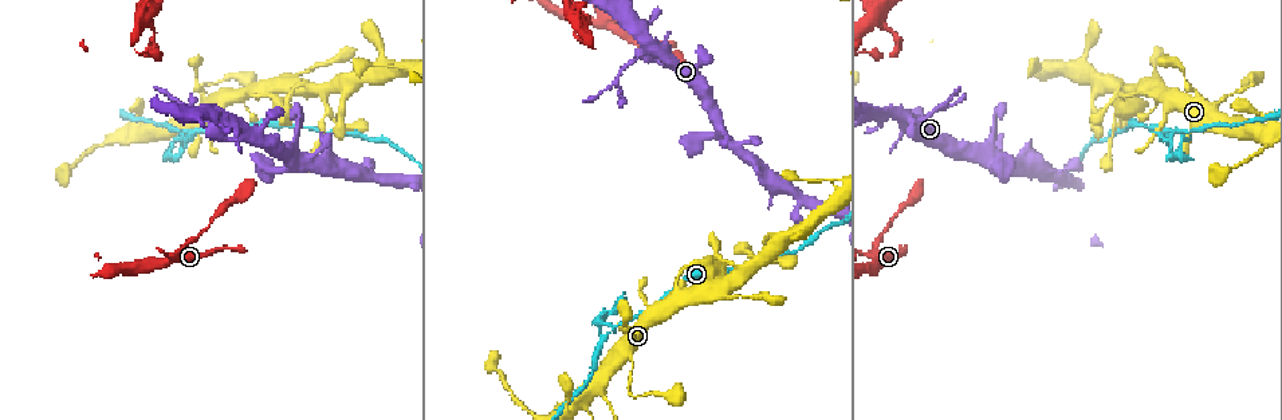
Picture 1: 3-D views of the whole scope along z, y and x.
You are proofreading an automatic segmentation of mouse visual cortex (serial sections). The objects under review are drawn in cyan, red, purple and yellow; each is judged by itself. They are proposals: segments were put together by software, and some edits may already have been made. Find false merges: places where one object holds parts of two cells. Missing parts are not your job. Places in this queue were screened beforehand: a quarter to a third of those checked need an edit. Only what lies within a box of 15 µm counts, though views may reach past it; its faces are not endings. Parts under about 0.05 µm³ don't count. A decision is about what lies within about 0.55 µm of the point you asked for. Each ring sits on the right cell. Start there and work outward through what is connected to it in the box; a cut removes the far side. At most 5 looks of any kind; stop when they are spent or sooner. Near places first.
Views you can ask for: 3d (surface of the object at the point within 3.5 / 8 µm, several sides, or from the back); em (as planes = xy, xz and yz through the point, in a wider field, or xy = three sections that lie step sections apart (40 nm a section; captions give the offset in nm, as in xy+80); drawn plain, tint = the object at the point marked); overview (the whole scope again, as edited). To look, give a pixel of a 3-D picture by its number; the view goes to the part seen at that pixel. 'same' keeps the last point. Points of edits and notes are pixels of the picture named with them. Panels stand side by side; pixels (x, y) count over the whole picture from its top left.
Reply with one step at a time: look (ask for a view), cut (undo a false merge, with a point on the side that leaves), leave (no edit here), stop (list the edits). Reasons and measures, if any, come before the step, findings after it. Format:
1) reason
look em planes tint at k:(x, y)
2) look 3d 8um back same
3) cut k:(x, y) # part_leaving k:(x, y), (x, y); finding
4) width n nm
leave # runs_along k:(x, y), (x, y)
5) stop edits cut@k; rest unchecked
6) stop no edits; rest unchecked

four arms meet
look 3d 3.5um at 1:(903, 117)

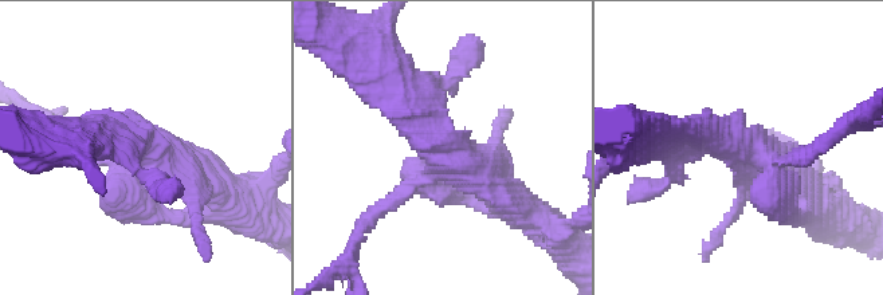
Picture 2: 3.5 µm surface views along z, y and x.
need the tissue
look em planes tint at 2:(455, 156)

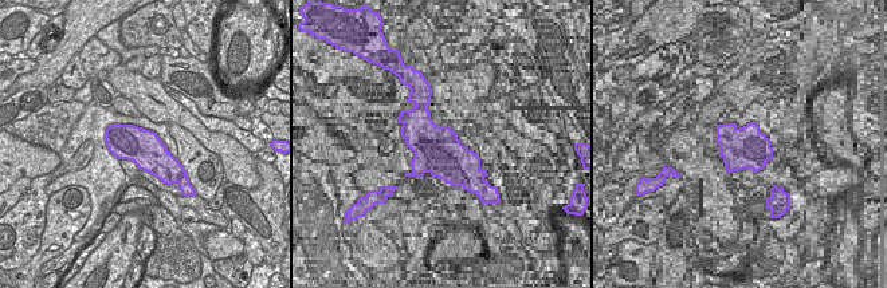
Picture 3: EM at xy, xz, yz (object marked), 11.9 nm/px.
look em xy step 2 tint same

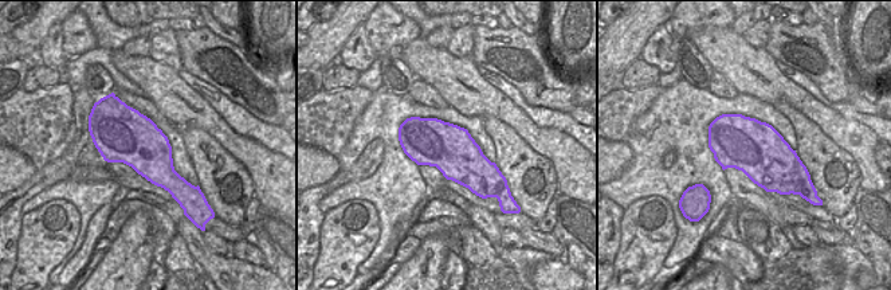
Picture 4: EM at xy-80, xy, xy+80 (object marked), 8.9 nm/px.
cut 2:(368, 219) # part_leaving 2:(408, 193), (362, 224), (330, 272); a second cell is stuck on

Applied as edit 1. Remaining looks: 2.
narrows sharply
look 3d 3.5um at 1:(614, 327)

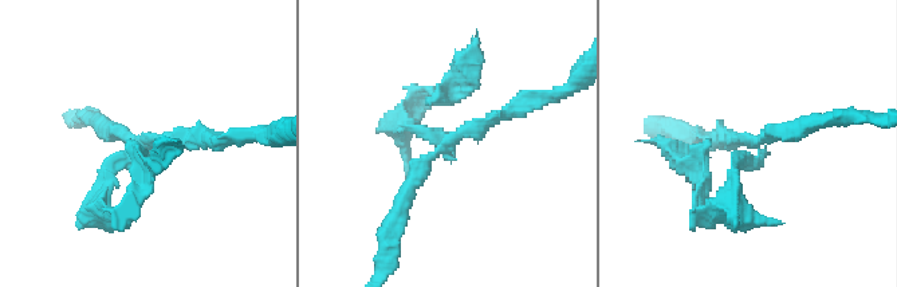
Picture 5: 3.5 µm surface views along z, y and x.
arms 3; arm_widths 150, 150, 200 nm
look em xy step 5 tint at 5:(447, 147)

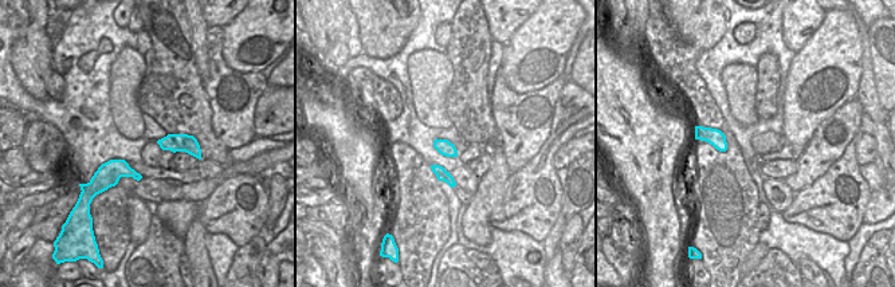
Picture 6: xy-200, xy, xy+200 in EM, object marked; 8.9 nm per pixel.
cut 5:(427, 105) # part_leaving 5:(436, 142), (400, 129), (432, 91); a second cell is stuck on

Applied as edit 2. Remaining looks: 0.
stop edits cut@2, cut@5; rest unchecked

